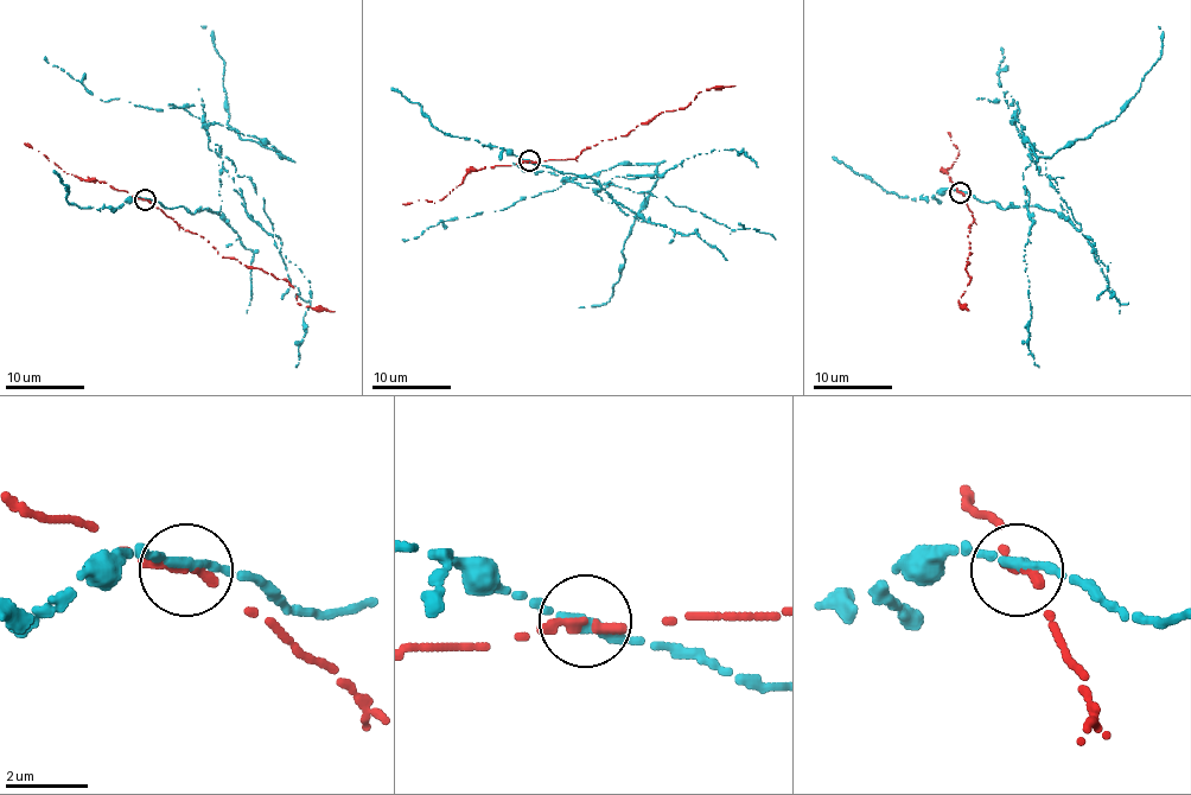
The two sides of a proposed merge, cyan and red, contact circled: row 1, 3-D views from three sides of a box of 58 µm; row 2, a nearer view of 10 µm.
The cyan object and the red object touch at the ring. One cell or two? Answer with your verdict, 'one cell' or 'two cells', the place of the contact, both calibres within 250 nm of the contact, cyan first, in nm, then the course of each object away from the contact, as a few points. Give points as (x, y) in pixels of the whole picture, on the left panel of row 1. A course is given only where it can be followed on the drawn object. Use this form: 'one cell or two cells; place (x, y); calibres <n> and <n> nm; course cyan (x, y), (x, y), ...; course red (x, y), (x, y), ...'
two cells; place (145, 199); calibres 240 and 320 nm; course cyan (144, 199), (220, 211), (223, 161), (207, 127), (218, 122), (287, 158), (227, 123), (224, 65), (201, 26); course red (144, 199), (208, 240), (224, 258), (286, 281), (293, 287), (300, 305), (335, 311)

